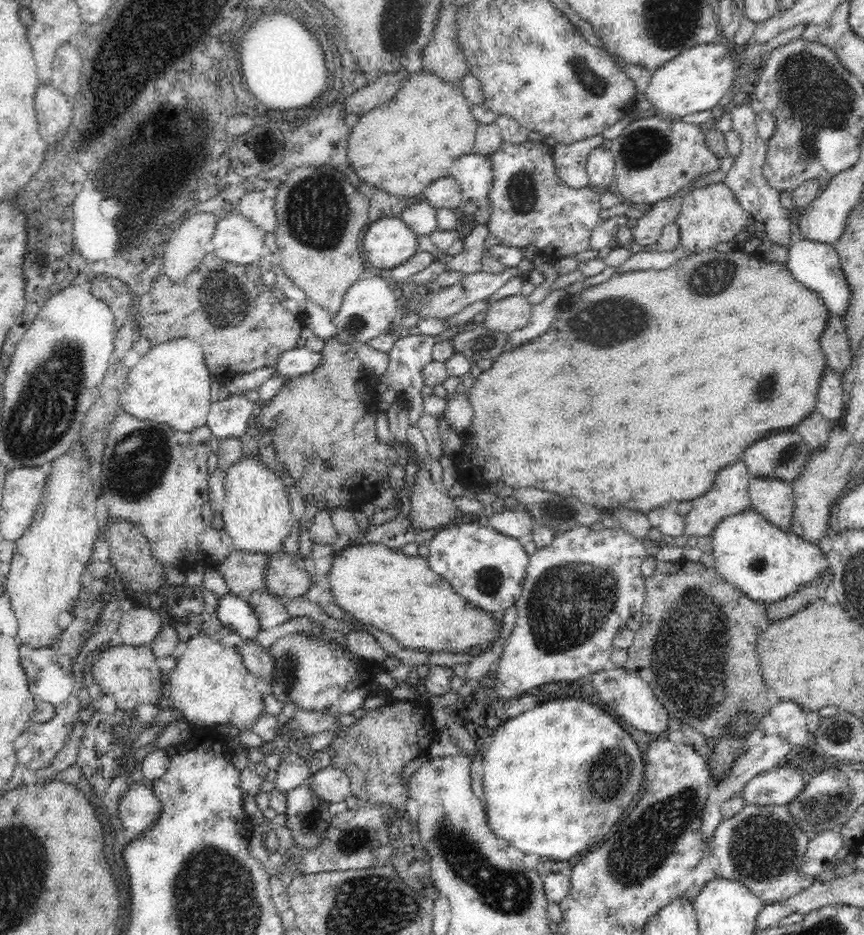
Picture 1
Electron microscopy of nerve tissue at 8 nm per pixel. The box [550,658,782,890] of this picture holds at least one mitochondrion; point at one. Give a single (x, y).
(651, 836)

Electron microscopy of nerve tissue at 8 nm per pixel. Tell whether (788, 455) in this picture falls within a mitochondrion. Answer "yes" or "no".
yes

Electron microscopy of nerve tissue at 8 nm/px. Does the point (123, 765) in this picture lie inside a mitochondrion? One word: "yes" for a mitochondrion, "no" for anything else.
yes

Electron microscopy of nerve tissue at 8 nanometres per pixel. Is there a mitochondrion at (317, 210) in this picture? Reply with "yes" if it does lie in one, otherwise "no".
yes

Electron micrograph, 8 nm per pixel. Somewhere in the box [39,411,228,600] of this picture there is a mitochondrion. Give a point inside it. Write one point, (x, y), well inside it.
(138, 462)

